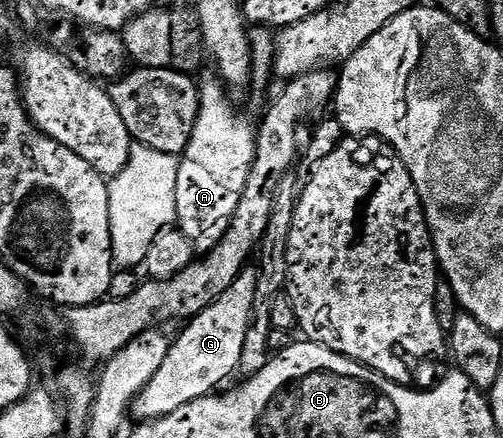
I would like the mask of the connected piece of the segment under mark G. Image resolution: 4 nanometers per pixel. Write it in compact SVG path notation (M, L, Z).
M245 268L240 275L202 312L198 312L187 323L180 335L175 335L170 352L166 352L166 361L150 384L138 392L130 407L131 417L140 422L150 422L173 414L178 408L190 404L199 398L219 391L224 381L239 371L242 360L242 343L246 340L246 328L250 328L250 316L254 308L254 288L257 271Z

